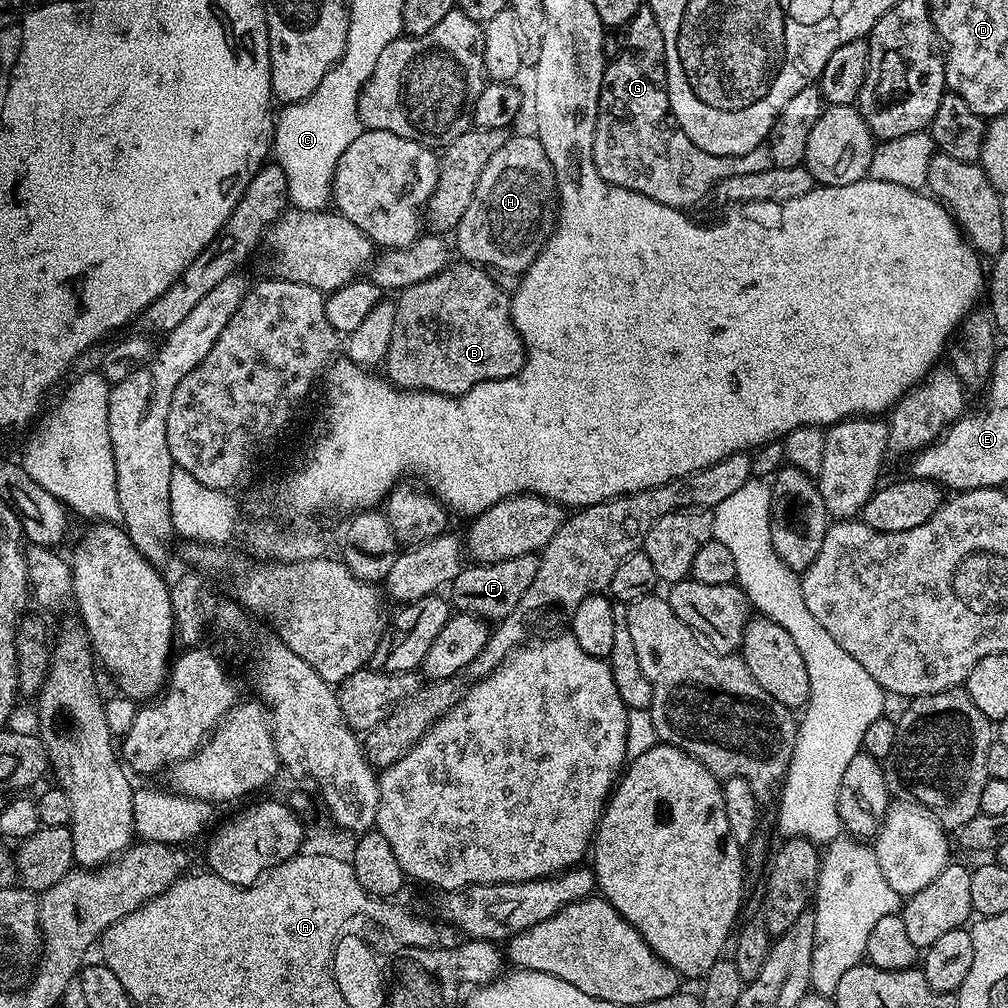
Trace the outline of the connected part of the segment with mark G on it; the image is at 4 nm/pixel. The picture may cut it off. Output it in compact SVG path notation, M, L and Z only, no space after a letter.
M641 6L636 11L634 18L627 24L624 34L625 36L622 36L620 51L611 57L610 63L604 69L602 90L600 91L600 101L598 102L598 118L594 126L594 146L592 147L594 166L598 166L598 174L602 174L602 178L607 184L622 186L626 190L637 192L638 194L646 194L646 198L654 198L654 202L662 202L671 208L688 210L691 209L691 204L698 203L712 187L713 191L717 186L723 184L725 180L731 180L734 176L745 176L746 174L754 174L762 170L774 170L775 168L789 168L790 166L798 166L804 163L806 142L810 139L810 130L814 130L814 122L818 122L821 112L826 107L823 98L820 96L819 87L813 86L806 90L798 90L798 94L794 94L794 98L790 98L790 102L786 102L786 106L782 106L782 110L770 130L770 134L758 146L754 146L754 150L750 150L750 154L742 154L741 156L715 156L714 154L706 154L706 150L698 150L698 146L694 146L694 142L690 142L690 138L686 138L686 134L676 125L676 119L668 111L668 75L666 74L666 66L664 65L662 30L658 30L658 22L647 6Z

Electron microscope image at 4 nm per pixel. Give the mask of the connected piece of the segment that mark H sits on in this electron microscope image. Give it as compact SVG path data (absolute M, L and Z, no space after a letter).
M534 134L509 135L508 141L494 153L490 162L486 162L486 170L482 170L482 178L478 178L478 186L474 186L474 198L470 198L470 206L466 206L466 214L462 214L454 233L455 251L457 248L467 263L488 270L497 268L500 272L522 274L532 265L534 258L538 258L551 236L557 204L556 179L542 142Z

